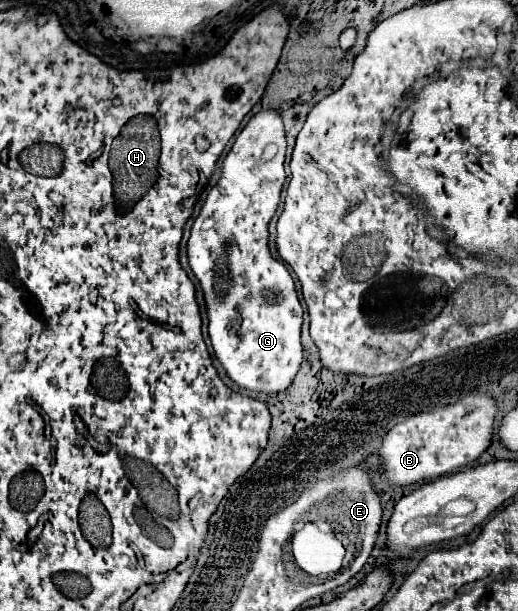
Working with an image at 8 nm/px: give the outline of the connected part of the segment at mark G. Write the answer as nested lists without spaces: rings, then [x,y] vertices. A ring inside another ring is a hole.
[[[267,110],[253,116],[247,126],[241,130],[237,140],[231,146],[231,152],[223,160],[219,182],[209,190],[207,200],[197,216],[191,238],[187,244],[189,264],[199,278],[207,308],[209,308],[209,338],[215,350],[217,360],[227,370],[229,378],[245,390],[251,392],[283,392],[295,378],[299,364],[303,360],[303,348],[299,342],[301,336],[301,322],[303,322],[303,308],[297,298],[295,282],[287,270],[287,266],[275,260],[269,252],[269,222],[279,206],[281,190],[285,182],[285,130],[279,112]],[[227,258],[227,270],[231,288],[225,294],[211,290],[213,274],[217,272],[217,260]]]

